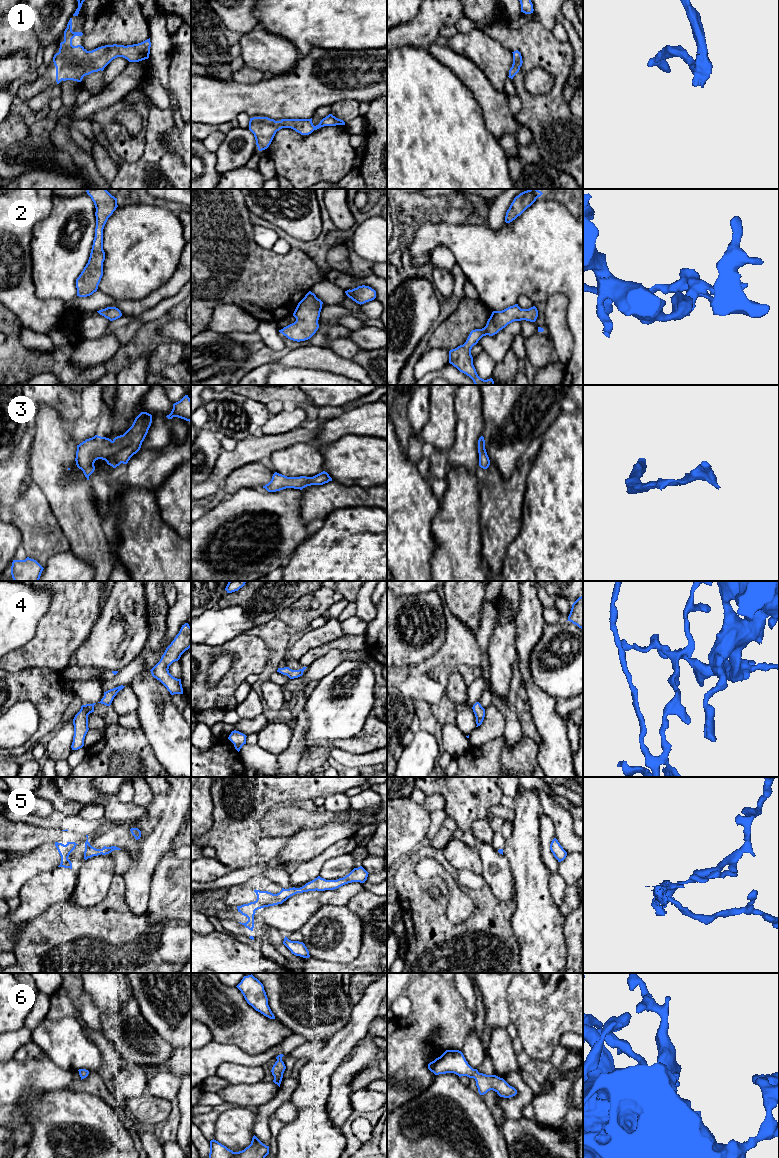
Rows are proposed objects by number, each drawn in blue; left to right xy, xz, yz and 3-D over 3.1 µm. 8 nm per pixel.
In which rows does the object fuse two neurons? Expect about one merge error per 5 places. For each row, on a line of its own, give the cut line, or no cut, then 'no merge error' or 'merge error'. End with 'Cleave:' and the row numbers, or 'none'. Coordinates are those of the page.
1: cut none; no merge error
2: cut none; no merge error
3: cut none; no merge error
4: cut none; no merge error
5: cut none; no merge error
6: cut none; no merge error
Cleave: none

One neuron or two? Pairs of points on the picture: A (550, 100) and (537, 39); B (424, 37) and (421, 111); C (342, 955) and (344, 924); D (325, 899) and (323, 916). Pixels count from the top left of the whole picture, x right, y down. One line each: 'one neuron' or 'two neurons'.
A: one neuron
B: two neurons
C: one neuron
D: two neurons

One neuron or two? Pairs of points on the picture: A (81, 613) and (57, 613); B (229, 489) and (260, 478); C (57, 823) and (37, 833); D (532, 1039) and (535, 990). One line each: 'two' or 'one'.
A: one
B: one
C: two
D: one

